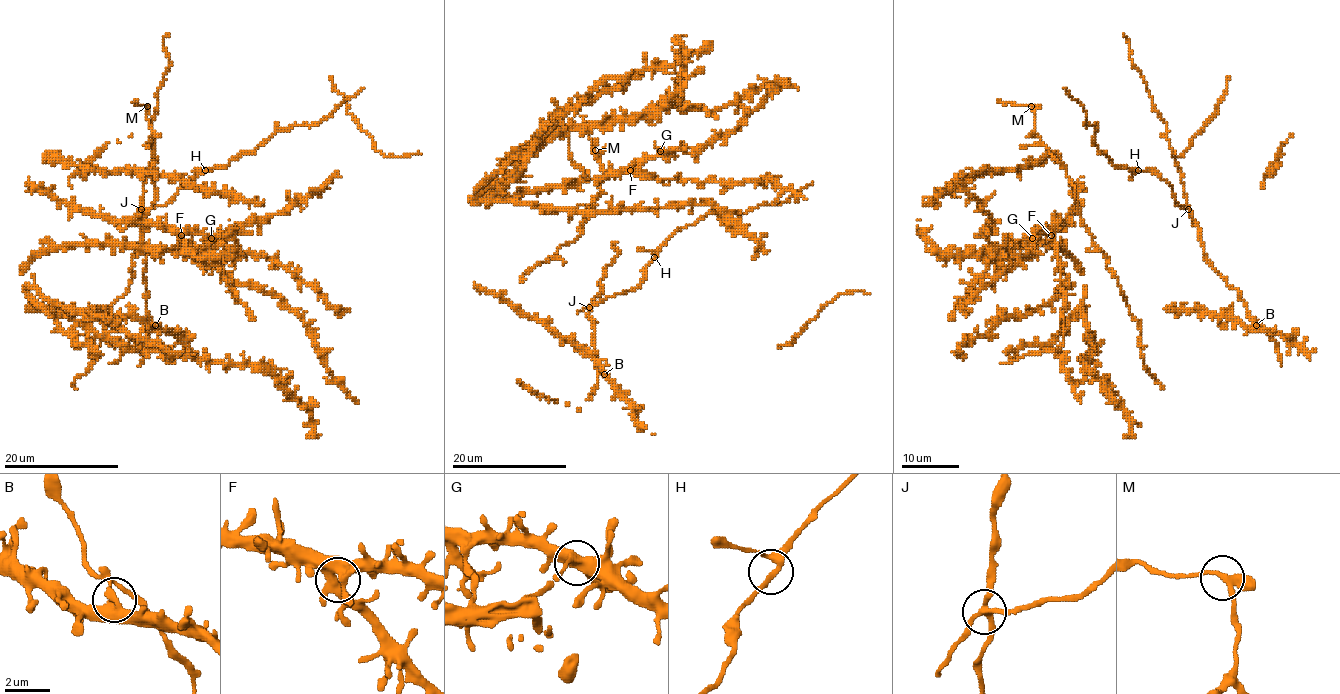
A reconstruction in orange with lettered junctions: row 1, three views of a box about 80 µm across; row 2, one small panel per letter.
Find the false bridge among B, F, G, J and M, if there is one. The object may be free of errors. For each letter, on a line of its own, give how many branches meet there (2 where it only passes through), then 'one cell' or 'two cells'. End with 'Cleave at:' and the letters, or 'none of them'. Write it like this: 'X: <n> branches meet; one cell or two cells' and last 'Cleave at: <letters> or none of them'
B: 4 branches meet; one cell
F: 4 branches meet; one cell
G: 4 branches meet; one cell
J: 4 branches meet; two cells
M: 3 branches meet; one cell
Cleave at: J

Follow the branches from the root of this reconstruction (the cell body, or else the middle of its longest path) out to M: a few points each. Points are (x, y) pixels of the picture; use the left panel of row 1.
M: (121, 296), (132, 276), (132, 256), (147, 210), (155, 199), (151, 167), (158, 159), (147, 106)

